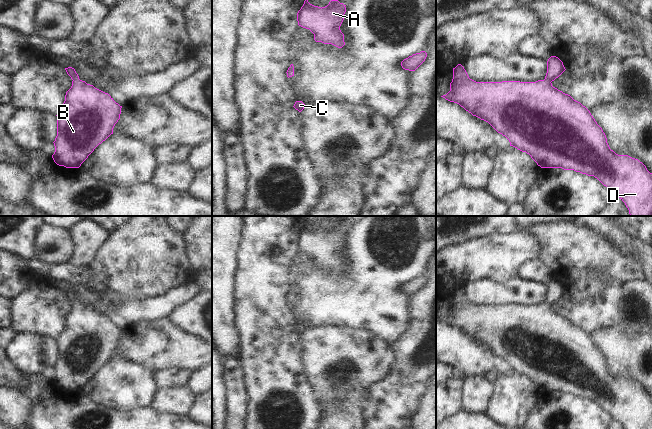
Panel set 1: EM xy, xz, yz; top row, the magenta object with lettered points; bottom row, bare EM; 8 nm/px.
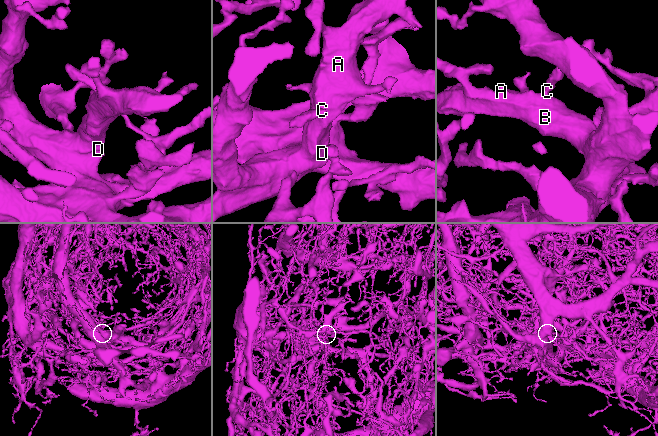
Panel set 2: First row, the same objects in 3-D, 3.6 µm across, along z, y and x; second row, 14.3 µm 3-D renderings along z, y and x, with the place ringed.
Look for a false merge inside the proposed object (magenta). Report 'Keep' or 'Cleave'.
Keep.

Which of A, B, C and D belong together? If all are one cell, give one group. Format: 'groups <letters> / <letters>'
groups A B C D

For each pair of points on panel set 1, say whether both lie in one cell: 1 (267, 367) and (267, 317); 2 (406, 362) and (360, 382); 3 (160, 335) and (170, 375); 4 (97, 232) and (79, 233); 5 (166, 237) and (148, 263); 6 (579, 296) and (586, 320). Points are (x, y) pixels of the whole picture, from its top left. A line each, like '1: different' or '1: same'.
1: same
2: different
3: different
4: same
5: same
6: different

